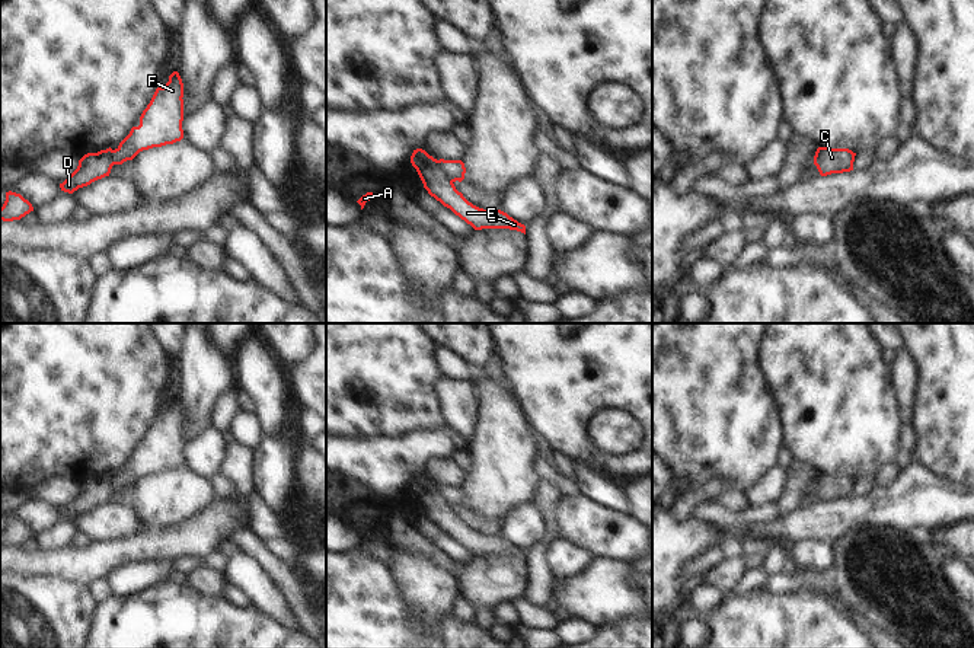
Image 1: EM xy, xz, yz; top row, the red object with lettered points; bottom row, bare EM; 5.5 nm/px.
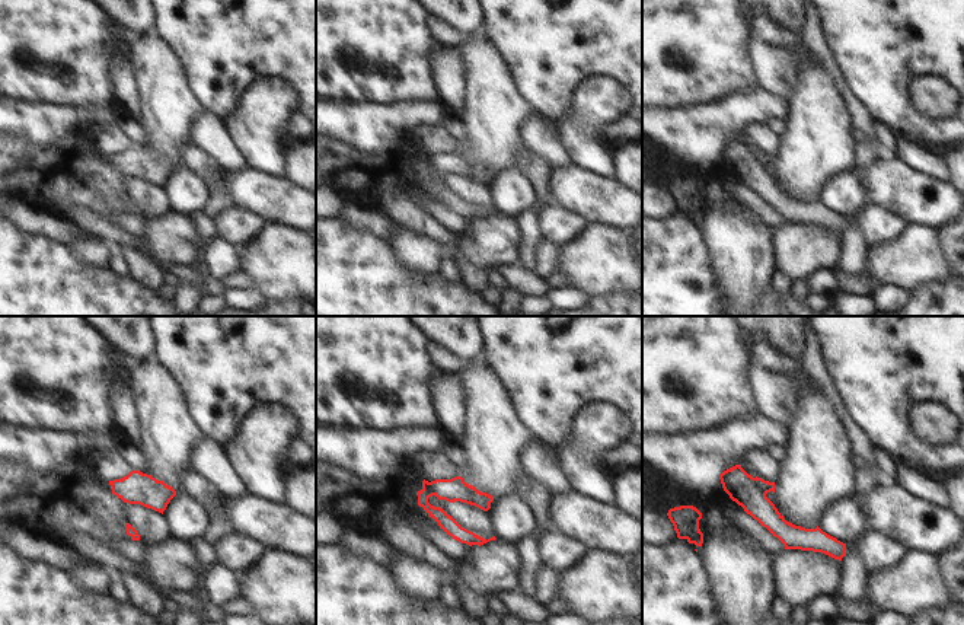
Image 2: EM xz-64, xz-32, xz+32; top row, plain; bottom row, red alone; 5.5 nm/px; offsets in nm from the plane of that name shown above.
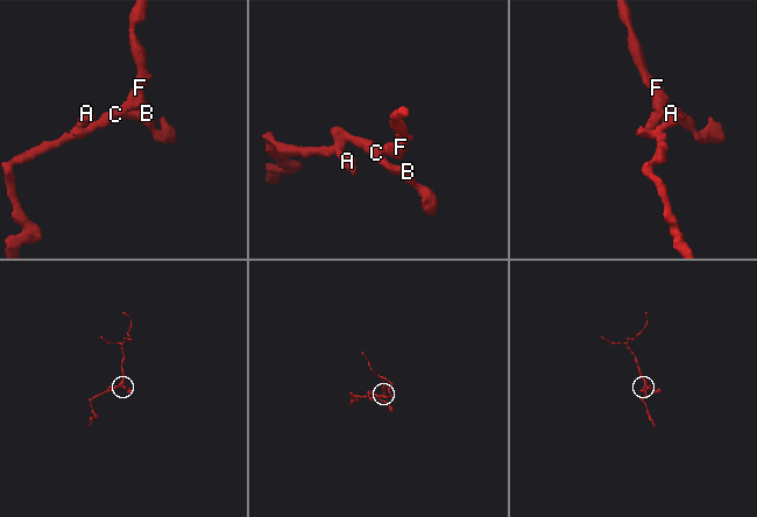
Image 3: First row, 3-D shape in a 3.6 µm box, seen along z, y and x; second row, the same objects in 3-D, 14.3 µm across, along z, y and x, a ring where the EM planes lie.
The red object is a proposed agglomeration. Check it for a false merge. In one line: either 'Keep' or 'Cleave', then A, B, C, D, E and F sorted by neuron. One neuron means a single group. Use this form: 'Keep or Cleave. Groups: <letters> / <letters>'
Cleave. Groups: A B C D E / F

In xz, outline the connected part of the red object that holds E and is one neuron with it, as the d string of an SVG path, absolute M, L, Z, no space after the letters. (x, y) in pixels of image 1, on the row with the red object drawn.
M416 149L411 156L424 188L431 197L450 208L456 216L470 224L475 230L510 229L526 234L526 226L501 210L483 210L469 202L454 183L446 176L437 159L425 150Z

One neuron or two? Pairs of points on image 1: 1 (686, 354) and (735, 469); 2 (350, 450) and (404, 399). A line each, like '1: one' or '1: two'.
1: one
2: two

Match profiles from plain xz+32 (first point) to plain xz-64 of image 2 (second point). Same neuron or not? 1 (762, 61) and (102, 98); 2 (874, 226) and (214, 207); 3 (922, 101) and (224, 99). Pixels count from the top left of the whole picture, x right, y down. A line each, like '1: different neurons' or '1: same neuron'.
1: different neurons
2: different neurons
3: different neurons

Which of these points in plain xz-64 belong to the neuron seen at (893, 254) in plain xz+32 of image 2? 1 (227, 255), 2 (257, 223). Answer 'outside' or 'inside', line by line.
1: outside
2: outside

